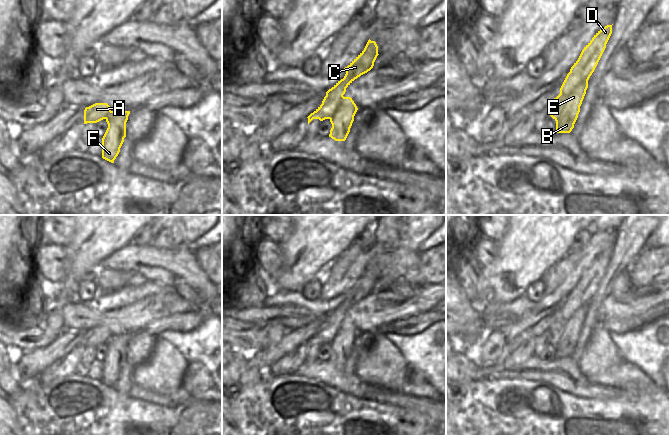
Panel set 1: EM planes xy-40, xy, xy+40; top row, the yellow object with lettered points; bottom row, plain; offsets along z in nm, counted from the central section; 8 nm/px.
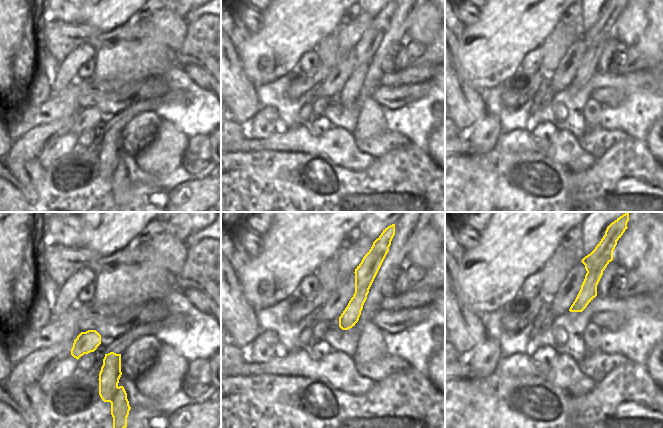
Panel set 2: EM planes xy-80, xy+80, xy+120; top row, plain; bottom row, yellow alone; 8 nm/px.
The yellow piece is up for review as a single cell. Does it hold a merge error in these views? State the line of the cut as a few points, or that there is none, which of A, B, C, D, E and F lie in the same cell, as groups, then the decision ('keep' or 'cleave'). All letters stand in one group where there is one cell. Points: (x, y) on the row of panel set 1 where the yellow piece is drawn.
cut xy (338, 100), (339, 107), (330, 119); groups A / B C D E F; cleave

